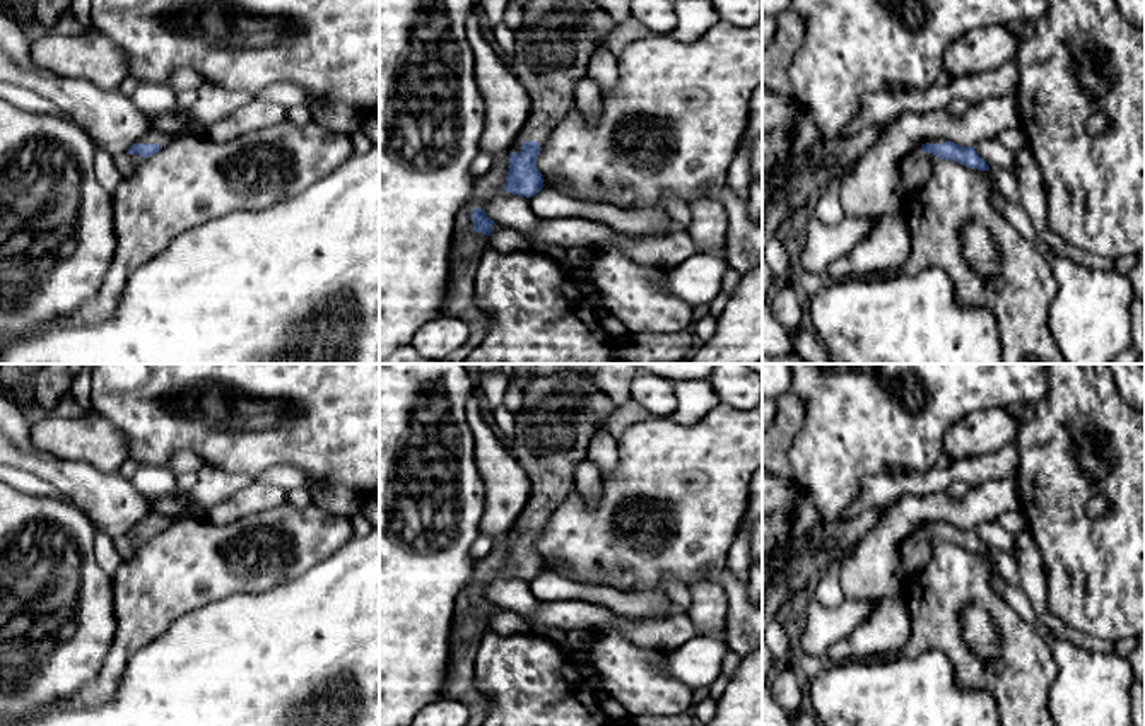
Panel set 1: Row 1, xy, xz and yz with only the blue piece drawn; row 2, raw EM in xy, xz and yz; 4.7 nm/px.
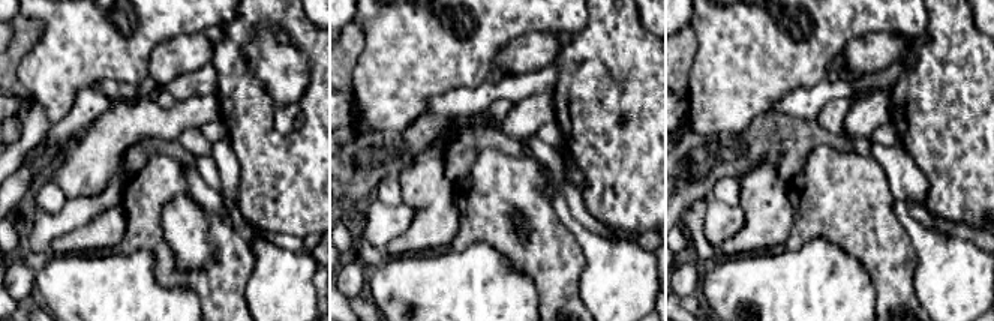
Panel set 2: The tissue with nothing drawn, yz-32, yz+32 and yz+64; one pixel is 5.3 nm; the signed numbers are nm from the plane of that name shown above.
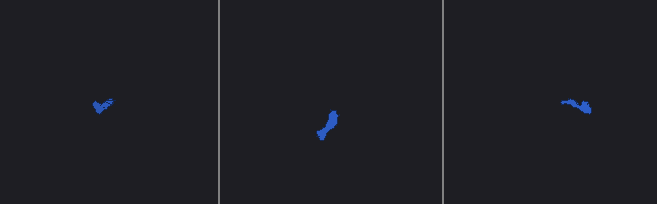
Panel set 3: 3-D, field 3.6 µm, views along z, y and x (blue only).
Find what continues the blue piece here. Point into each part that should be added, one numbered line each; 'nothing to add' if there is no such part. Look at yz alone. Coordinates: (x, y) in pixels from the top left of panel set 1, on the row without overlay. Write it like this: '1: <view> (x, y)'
1: yz (916, 550)

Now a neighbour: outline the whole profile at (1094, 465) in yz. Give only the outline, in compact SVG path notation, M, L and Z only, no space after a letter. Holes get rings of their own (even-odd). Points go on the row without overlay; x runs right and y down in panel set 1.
M1075 444L1073 454L1089 478L1101 482L1107 475L1109 461L1102 454L1095 453L1089 444Z

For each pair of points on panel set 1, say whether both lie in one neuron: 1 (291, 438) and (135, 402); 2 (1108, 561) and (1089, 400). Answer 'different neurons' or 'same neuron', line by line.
1: same neuron
2: same neuron

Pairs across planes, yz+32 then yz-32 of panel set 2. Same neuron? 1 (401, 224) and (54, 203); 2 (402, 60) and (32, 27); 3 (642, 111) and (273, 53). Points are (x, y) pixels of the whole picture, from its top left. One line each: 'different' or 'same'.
1: different
2: different
3: different

